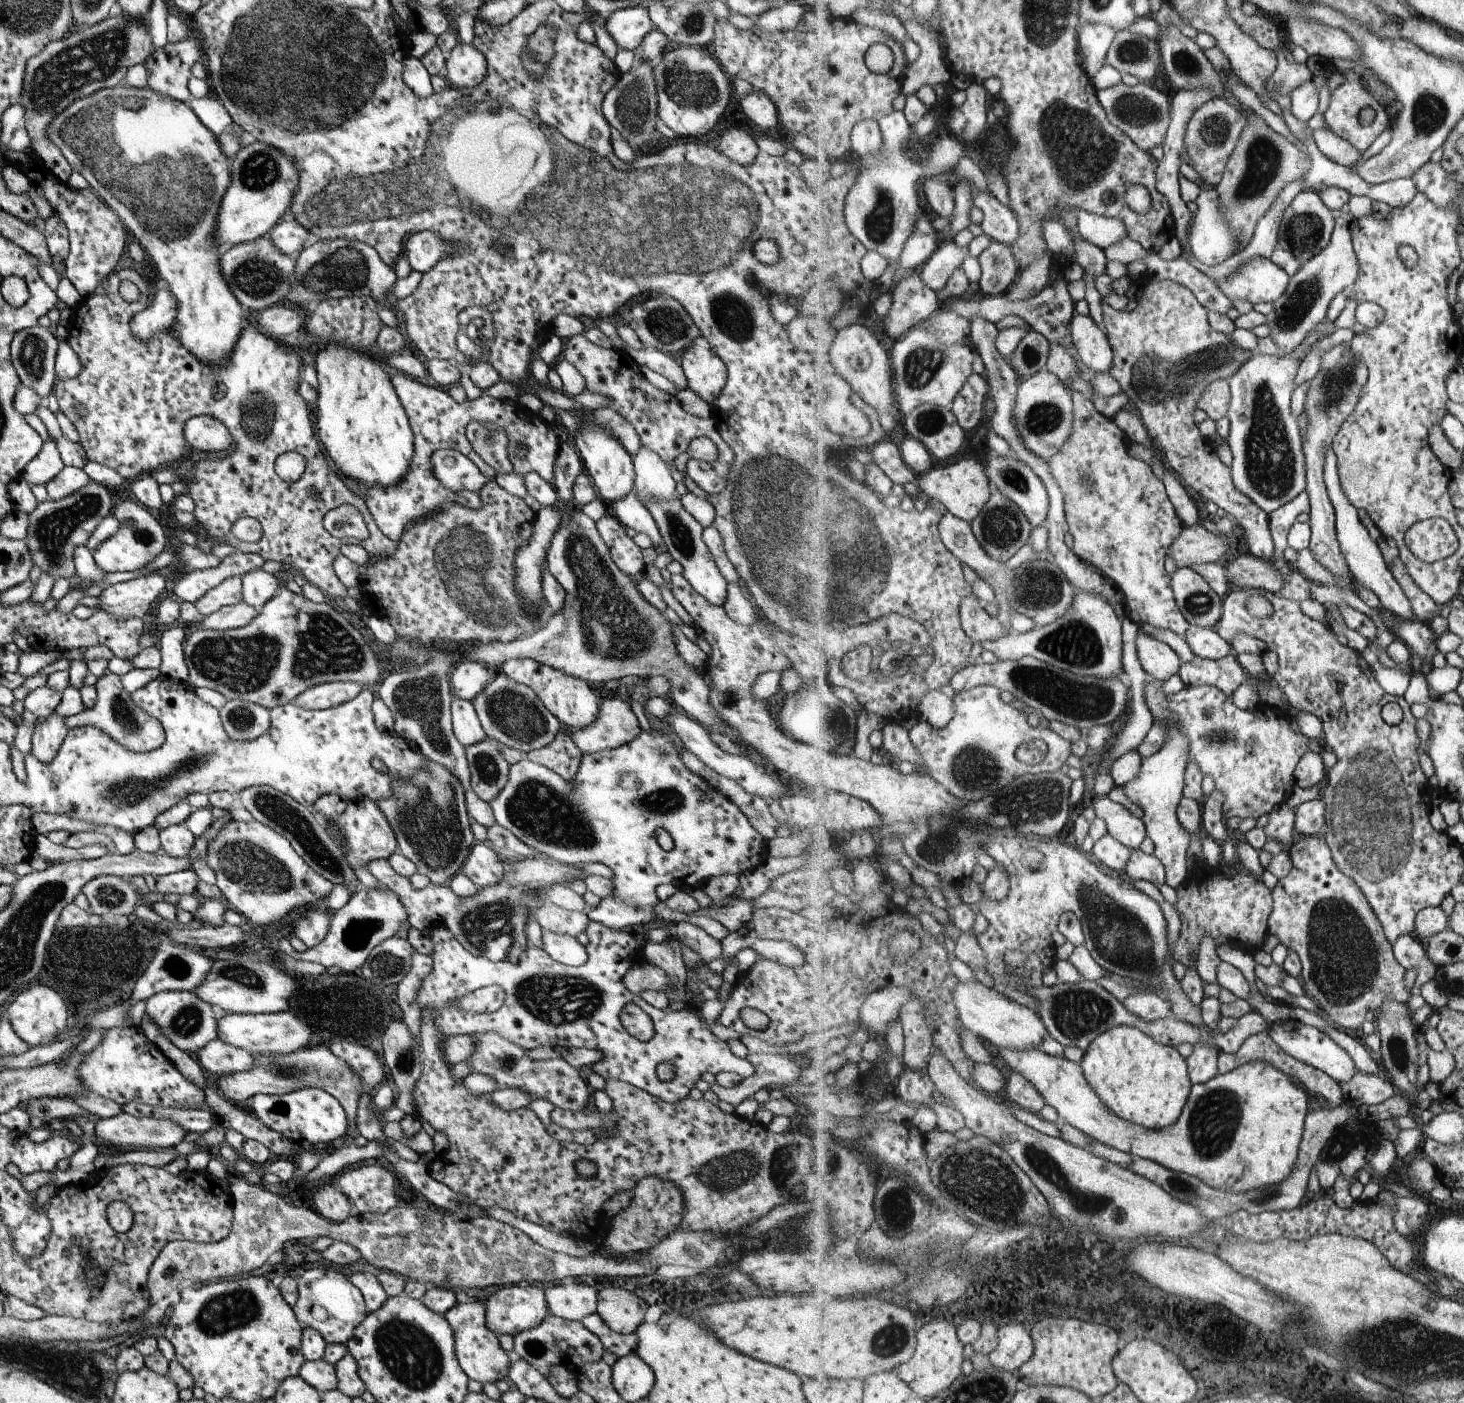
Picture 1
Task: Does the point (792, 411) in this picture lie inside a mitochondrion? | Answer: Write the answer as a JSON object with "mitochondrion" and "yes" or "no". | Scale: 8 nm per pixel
{"mitochondrion":"no"}

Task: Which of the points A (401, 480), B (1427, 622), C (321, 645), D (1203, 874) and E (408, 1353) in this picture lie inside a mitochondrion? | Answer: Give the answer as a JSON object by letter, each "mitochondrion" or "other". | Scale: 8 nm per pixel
{"A":"other","B":"other","C":"mitochondrion","D":"other","E":"mitochondrion"}

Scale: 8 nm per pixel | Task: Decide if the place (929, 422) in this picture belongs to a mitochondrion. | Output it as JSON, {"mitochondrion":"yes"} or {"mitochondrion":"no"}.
{"mitochondrion":"yes"}

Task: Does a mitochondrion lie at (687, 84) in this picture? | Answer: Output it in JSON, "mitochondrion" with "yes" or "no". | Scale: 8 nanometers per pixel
{"mitochondrion":"yes"}

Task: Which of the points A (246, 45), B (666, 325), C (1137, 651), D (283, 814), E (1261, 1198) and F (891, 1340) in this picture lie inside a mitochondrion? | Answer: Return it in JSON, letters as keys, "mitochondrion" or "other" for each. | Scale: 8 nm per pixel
{"A":"mitochondrion","B":"mitochondrion","C":"other","D":"mitochondrion","E":"mitochondrion","F":"mitochondrion"}

